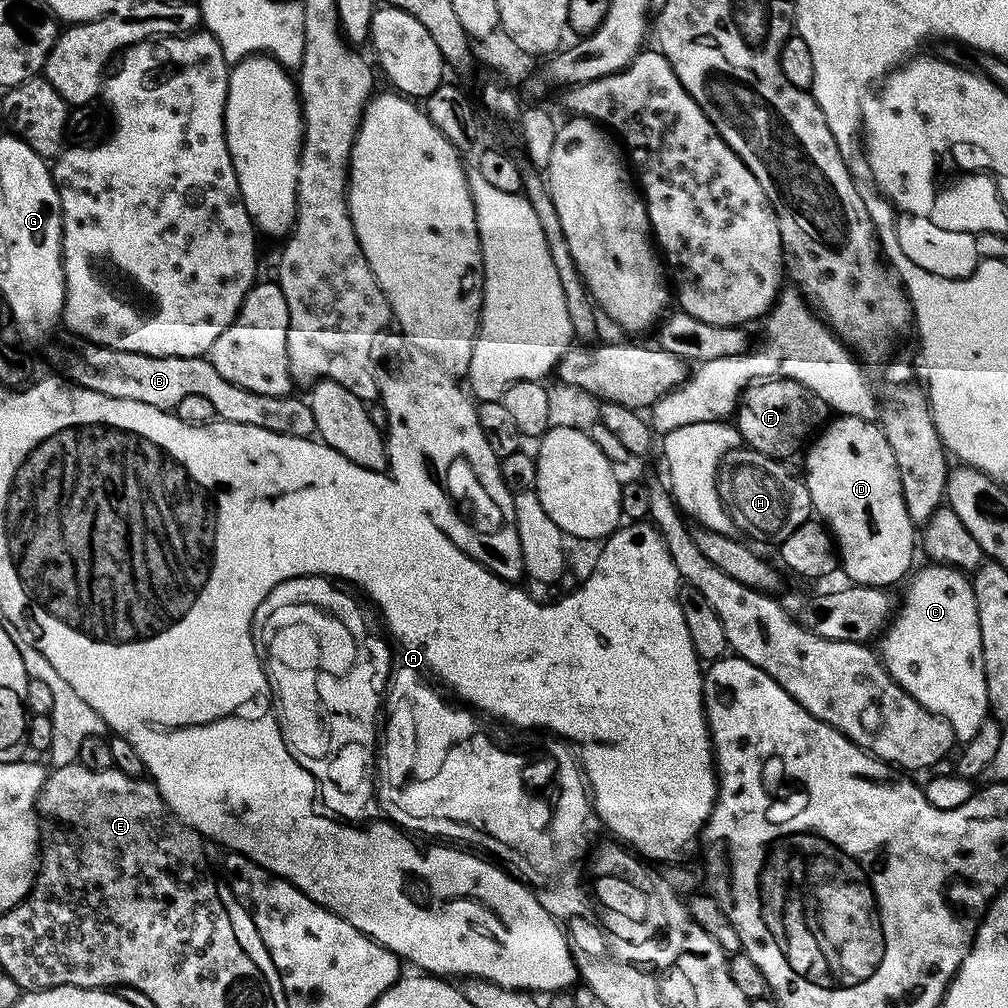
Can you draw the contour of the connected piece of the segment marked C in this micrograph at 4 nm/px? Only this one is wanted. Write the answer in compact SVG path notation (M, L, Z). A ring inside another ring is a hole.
M935 562L927 566L929 568L922 569L920 573L917 571L907 581L909 584L904 592L904 601L901 604L899 601L894 615L879 637L878 655L890 678L894 678L894 682L898 682L898 686L902 686L902 690L906 690L910 698L917 700L935 716L948 721L957 741L967 742L974 738L974 734L978 734L978 730L990 716L982 658L982 630L978 626L978 606L971 579L961 569Z

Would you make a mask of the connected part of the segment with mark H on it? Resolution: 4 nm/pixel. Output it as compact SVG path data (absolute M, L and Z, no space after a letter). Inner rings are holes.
M747 446L730 450L720 460L716 473L716 489L731 527L741 528L749 541L765 540L768 544L779 546L794 530L813 519L810 490L803 479L797 473L795 476L788 466L773 456Z

